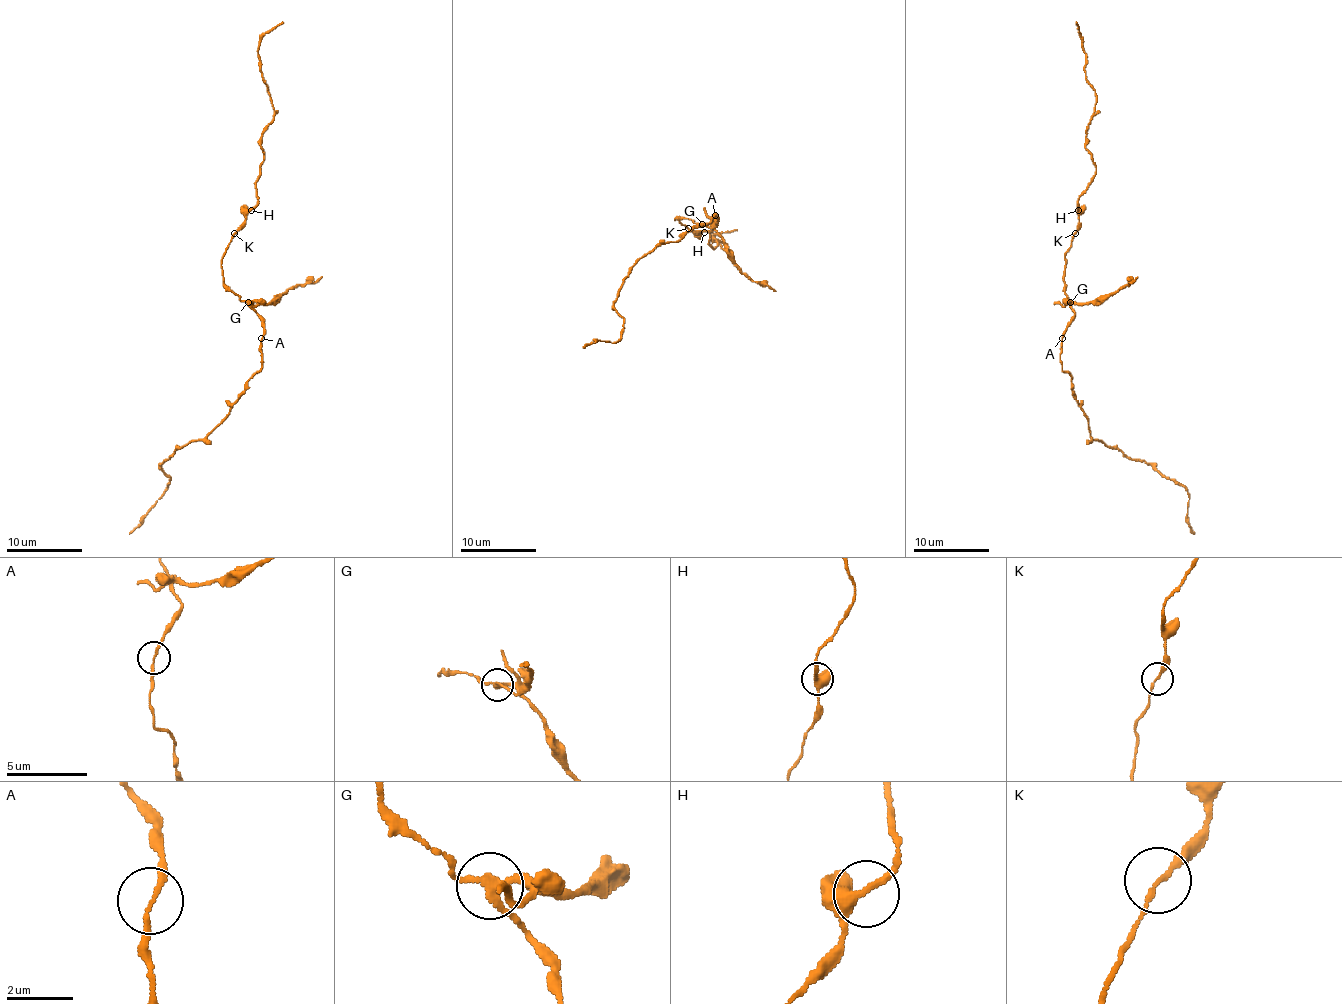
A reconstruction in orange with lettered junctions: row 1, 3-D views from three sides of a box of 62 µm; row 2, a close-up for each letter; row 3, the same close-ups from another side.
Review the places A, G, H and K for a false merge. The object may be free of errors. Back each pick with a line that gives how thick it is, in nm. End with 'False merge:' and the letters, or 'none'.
G: calibre 240 nm
False merge: G

